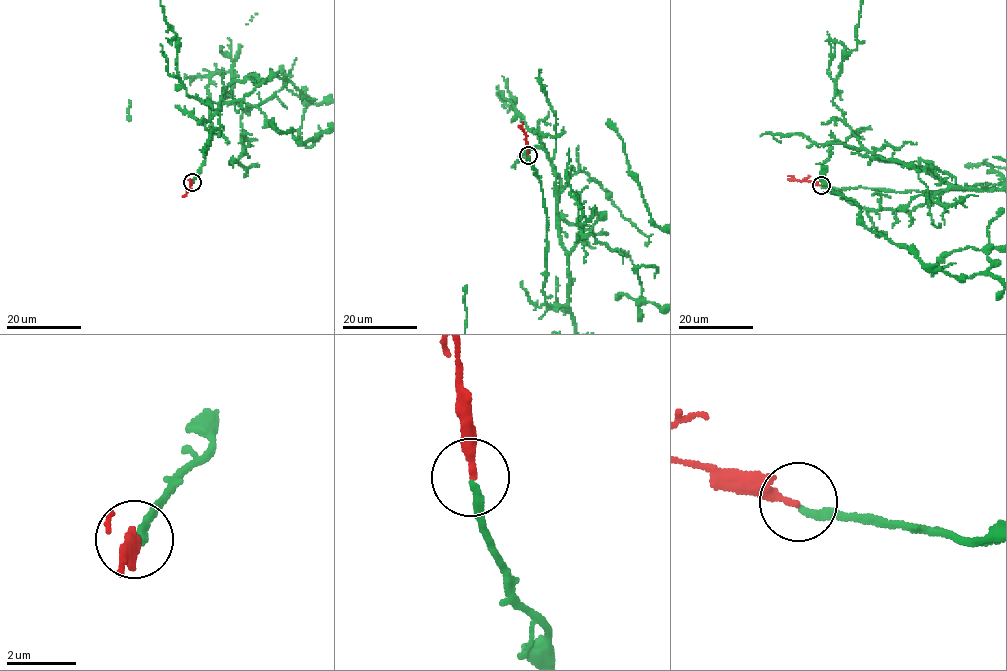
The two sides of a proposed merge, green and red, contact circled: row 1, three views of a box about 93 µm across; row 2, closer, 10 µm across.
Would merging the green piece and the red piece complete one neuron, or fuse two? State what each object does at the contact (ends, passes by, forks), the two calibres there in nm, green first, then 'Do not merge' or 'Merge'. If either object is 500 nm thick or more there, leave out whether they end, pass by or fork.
At the ring green ends. At the ring red ends. Thickness 200 nm (green) against 220 nm. Do not merge

